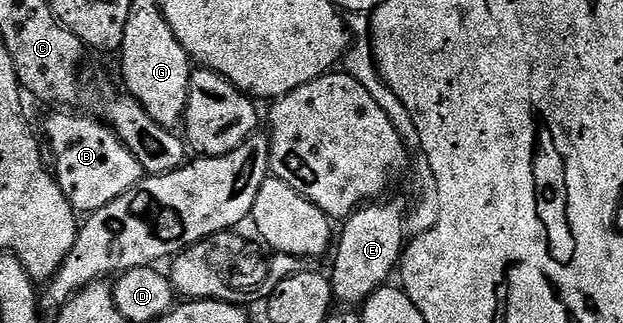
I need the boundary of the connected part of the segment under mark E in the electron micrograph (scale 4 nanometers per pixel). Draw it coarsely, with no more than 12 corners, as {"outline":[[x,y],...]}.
{"outline":[[404,207],[350,214],[328,271],[335,300],[362,305],[391,282],[408,242]]}

